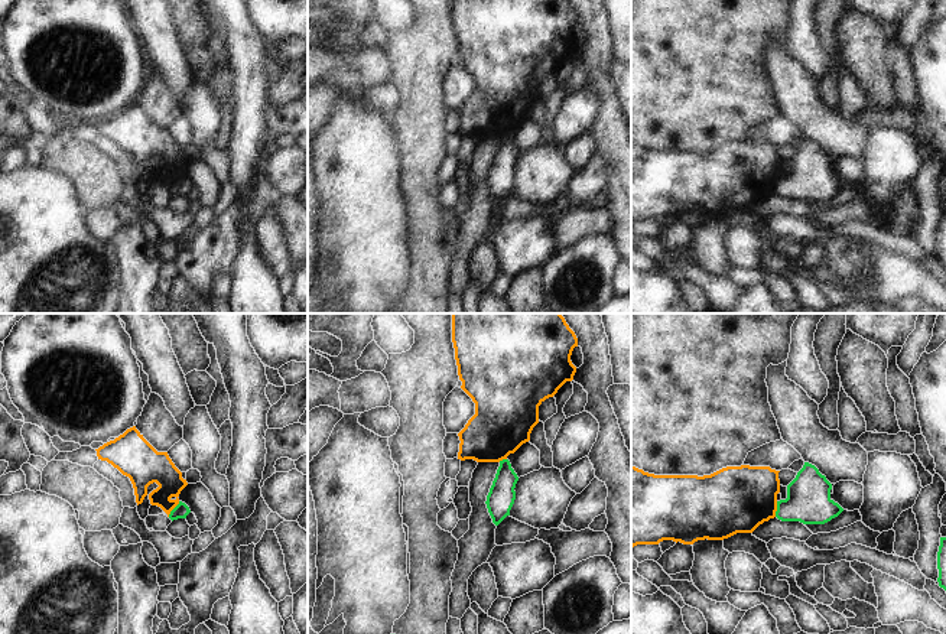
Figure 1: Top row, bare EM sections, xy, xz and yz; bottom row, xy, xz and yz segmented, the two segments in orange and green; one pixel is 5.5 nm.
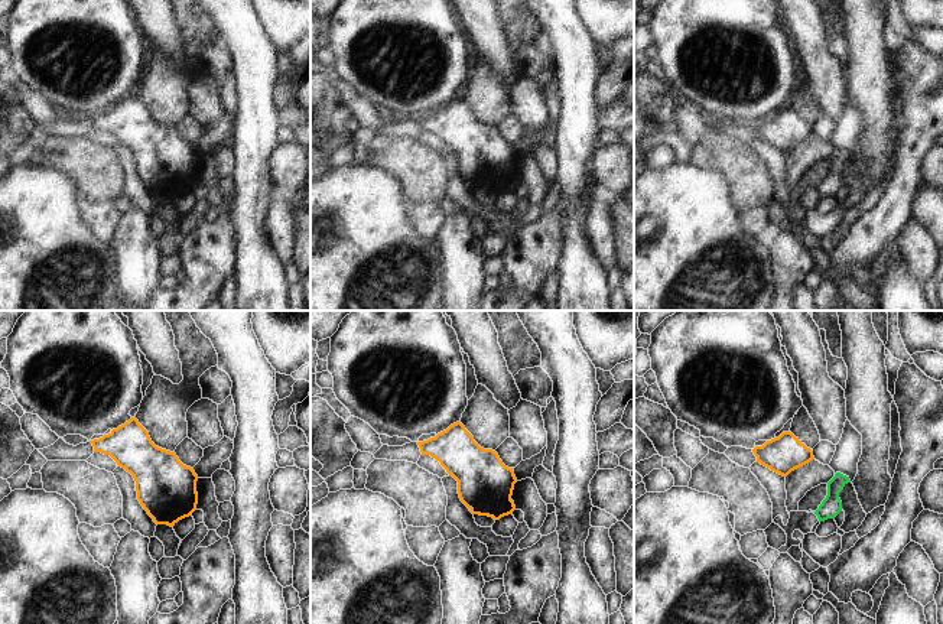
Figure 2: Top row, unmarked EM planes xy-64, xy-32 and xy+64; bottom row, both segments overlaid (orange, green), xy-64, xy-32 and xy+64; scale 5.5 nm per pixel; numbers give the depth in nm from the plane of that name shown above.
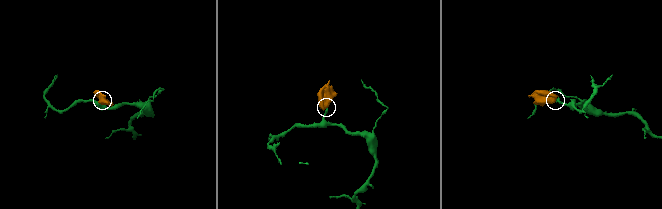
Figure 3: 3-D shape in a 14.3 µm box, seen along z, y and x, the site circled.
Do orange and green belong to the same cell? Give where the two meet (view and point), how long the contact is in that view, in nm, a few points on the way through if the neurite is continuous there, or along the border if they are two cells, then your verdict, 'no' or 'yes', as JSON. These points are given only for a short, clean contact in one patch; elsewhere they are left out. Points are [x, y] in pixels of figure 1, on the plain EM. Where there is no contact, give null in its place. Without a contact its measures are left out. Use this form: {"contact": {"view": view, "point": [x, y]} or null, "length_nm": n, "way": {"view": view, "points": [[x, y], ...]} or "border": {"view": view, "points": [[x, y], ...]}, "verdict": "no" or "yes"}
{"contact": {"view": "xy", "point": [174, 184]}, "length_nm": 110, "border": {"view": "xy", "points": [[179, 178], [168, 192]]}, "verdict": "no"}

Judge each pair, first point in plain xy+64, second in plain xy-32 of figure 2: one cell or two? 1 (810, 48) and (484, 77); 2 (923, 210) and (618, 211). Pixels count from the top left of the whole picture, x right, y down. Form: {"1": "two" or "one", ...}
{"1": "two", "2": "one"}

